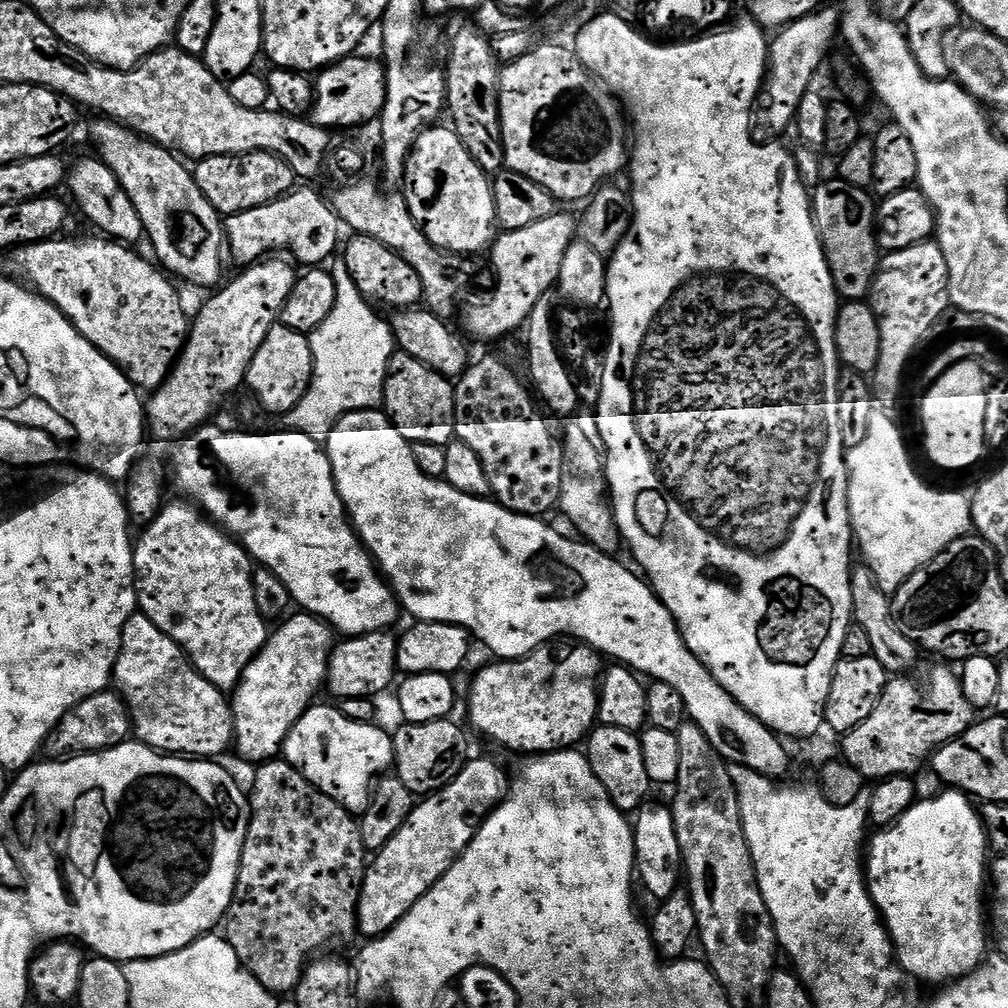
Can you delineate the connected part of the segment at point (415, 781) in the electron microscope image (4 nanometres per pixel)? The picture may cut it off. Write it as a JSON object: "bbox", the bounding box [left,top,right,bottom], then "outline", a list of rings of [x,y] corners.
{"bbox":[391,719,470,798],"outline":[[[455,719],[439,720],[438,722],[422,722],[421,724],[401,723],[397,732],[391,733],[392,745],[394,746],[394,774],[402,778],[406,790],[410,790],[413,797],[425,798],[433,792],[442,791],[464,769],[464,765],[470,759],[468,753],[468,736],[455,724]]]}

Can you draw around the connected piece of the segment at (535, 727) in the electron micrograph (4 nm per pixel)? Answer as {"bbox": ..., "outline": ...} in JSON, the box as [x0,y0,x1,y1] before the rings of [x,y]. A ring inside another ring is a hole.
{"bbox":[468,642,606,754],"outline":[[[579,642],[573,643],[573,648],[569,652],[564,652],[559,656],[558,653],[552,649],[552,646],[545,646],[538,648],[536,651],[523,656],[521,660],[500,660],[499,662],[492,662],[496,664],[488,664],[476,677],[472,680],[472,689],[468,692],[468,720],[485,736],[488,740],[493,740],[496,744],[501,744],[504,748],[509,748],[512,752],[532,752],[528,754],[547,754],[550,752],[562,752],[565,750],[572,750],[577,747],[576,744],[585,739],[591,733],[592,729],[597,727],[598,717],[600,714],[600,682],[602,673],[605,671],[606,664],[602,659],[601,653],[596,649],[591,648],[588,644],[581,644]]]}

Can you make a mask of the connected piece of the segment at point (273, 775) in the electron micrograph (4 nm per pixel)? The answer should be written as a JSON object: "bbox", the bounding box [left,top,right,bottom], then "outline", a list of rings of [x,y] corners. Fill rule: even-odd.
{"bbox":[222,760,366,994],"outline":[[[287,760],[267,761],[255,772],[252,792],[250,788],[248,833],[242,846],[232,904],[222,921],[222,932],[245,970],[254,974],[266,990],[292,994],[313,957],[331,949],[328,948],[331,944],[340,944],[357,935],[357,908],[366,871],[366,849],[359,819],[334,802],[334,798],[322,794],[322,790],[313,786]]]}

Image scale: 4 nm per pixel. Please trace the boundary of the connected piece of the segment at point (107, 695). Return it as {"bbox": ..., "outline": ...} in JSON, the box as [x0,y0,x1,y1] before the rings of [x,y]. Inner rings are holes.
{"bbox":[42,690,133,760],"outline":[[[105,690],[78,702],[57,723],[42,749],[48,760],[67,760],[74,756],[86,756],[90,752],[105,752],[120,744],[129,743],[133,735],[132,718],[128,715],[128,703],[115,690]]]}

